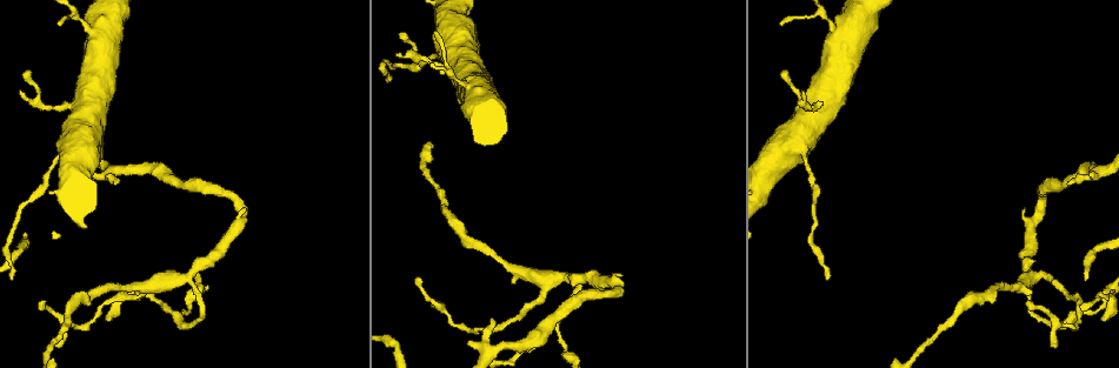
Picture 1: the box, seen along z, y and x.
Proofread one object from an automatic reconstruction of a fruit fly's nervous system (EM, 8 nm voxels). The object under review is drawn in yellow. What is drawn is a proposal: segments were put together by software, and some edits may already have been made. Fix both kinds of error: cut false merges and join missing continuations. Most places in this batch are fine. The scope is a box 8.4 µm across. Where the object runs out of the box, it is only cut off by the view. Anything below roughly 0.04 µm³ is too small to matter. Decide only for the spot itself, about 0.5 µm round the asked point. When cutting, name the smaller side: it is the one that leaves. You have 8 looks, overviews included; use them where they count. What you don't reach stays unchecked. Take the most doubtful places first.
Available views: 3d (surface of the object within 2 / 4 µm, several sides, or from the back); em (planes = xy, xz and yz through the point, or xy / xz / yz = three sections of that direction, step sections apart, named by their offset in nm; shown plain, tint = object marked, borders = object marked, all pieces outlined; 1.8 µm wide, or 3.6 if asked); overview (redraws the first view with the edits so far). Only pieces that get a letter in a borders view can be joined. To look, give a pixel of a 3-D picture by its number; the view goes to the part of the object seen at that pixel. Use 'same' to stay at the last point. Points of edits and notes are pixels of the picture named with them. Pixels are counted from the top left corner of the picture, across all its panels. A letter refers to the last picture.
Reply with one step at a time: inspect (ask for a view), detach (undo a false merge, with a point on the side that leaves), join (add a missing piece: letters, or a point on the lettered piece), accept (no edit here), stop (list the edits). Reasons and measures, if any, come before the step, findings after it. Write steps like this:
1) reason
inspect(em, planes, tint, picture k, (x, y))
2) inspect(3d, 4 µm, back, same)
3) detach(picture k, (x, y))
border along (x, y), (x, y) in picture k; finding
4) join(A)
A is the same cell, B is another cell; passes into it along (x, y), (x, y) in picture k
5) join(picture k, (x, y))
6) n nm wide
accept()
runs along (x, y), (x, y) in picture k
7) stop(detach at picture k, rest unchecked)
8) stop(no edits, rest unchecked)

inspect(em, planes, borders, picture 1, (1029, 281))

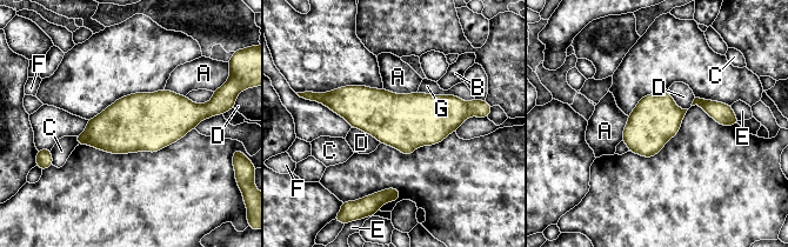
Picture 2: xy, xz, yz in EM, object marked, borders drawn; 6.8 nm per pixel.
accept()
A, B, C, D, E, F and G are other cells; border along (352, 127), (362, 129), (380, 142) in picture 2; continuous, no second neuron

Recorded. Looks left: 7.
branch stops here
inspect(em, yz, step 8, borders, picture 1, (94, 175))

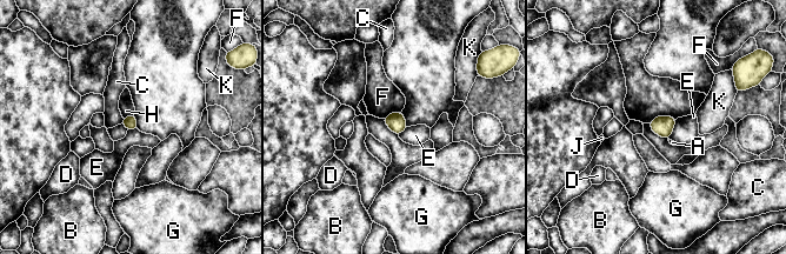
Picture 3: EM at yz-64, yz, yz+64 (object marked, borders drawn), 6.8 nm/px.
cut it another way
inspect(em, planes, borders, same)

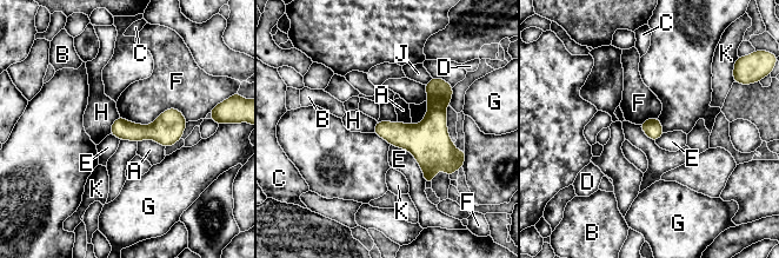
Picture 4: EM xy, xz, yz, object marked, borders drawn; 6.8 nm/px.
F touches over 460 nm
accept()
A, B, C, D, E, F, G, H, J and K are other cells; border along (391, 144), (414, 158), (425, 183) in picture 4; no lettered piece goes on from it

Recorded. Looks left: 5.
branch stops here
inspect(em, xz, step 8, tint, picture 1, (803, 92))

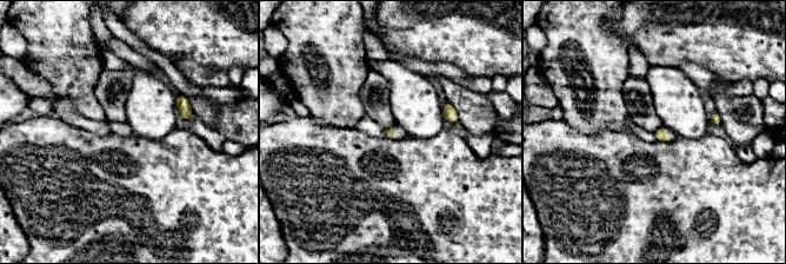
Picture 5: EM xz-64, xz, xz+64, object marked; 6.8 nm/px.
inspect(em, xy, step 16, tint, same)

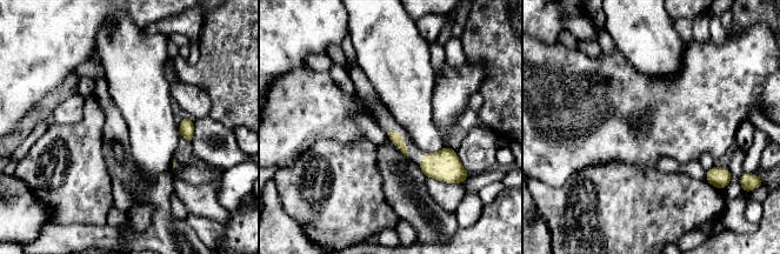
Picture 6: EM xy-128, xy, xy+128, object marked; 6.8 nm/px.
inspect(em, xy, step 16, borders, same)

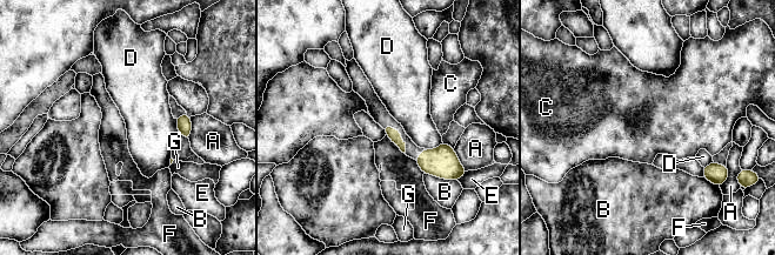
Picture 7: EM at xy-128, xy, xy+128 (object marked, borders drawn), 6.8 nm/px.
accept()
A, B, C, D, E, F and G are other cells; no lettered piece goes on from it

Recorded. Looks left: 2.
stop(no edits, rest unchecked)

